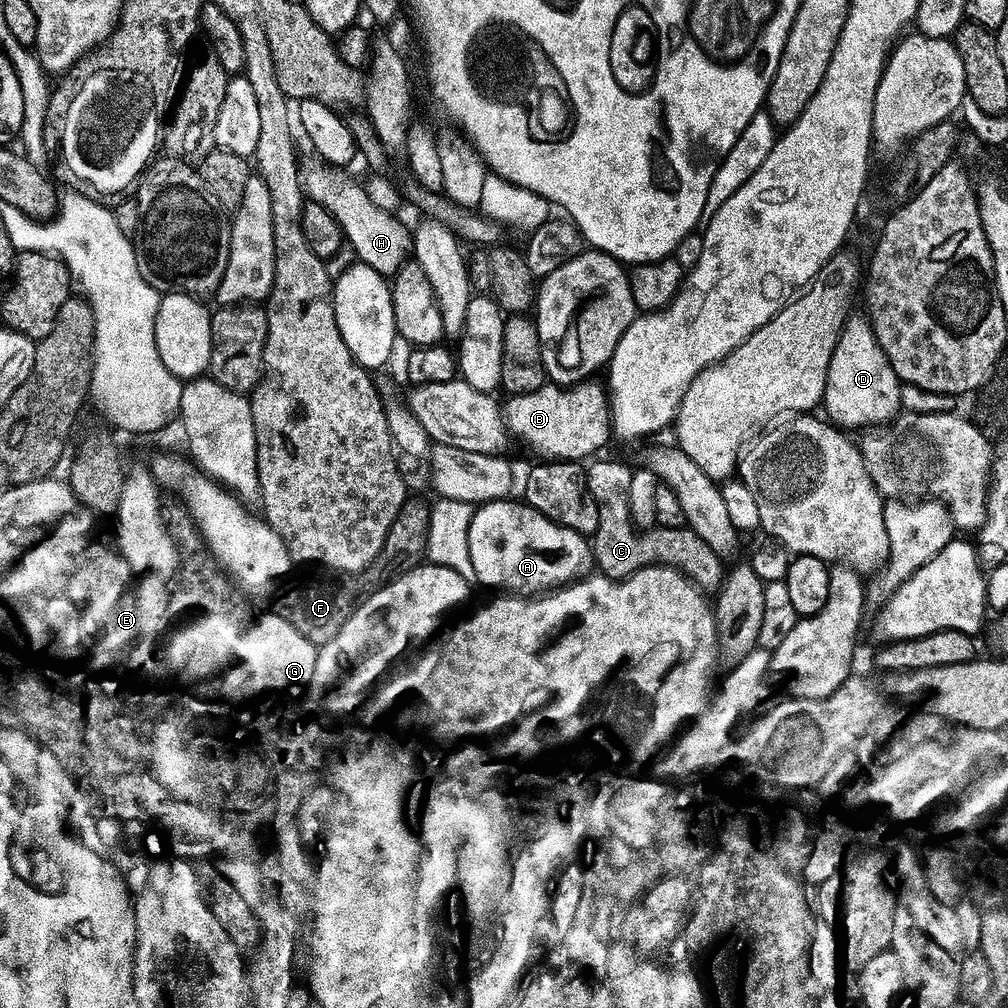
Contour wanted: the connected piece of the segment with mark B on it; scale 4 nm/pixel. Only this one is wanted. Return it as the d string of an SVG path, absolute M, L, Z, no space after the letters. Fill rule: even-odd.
M551 382L542 390L525 396L513 396L503 409L509 433L528 444L546 462L581 463L595 457L613 439L610 393L603 383L585 382L574 388L561 388Z

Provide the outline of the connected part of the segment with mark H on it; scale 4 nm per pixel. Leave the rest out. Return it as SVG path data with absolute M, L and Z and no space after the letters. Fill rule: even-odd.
M319 166L303 173L303 186L311 203L321 204L342 226L347 243L359 263L370 266L382 277L392 278L409 263L413 255L413 233L393 213L380 210L370 200L367 187L343 176L340 172L332 172L331 167Z

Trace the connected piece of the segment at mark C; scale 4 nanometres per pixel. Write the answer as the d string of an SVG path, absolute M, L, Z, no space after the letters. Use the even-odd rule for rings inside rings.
M597 459L595 462L589 463L586 468L588 489L598 506L598 530L591 541L591 545L592 558L599 575L609 576L612 580L629 580L631 576L638 574L644 568L654 568L657 566L677 568L705 593L719 593L720 589L724 587L726 579L725 561L698 534L692 532L687 526L682 528L661 528L657 526L652 531L640 531L632 520L631 514L630 488L631 478L634 473L633 469L628 469L626 465L619 464L616 460L599 460Z

